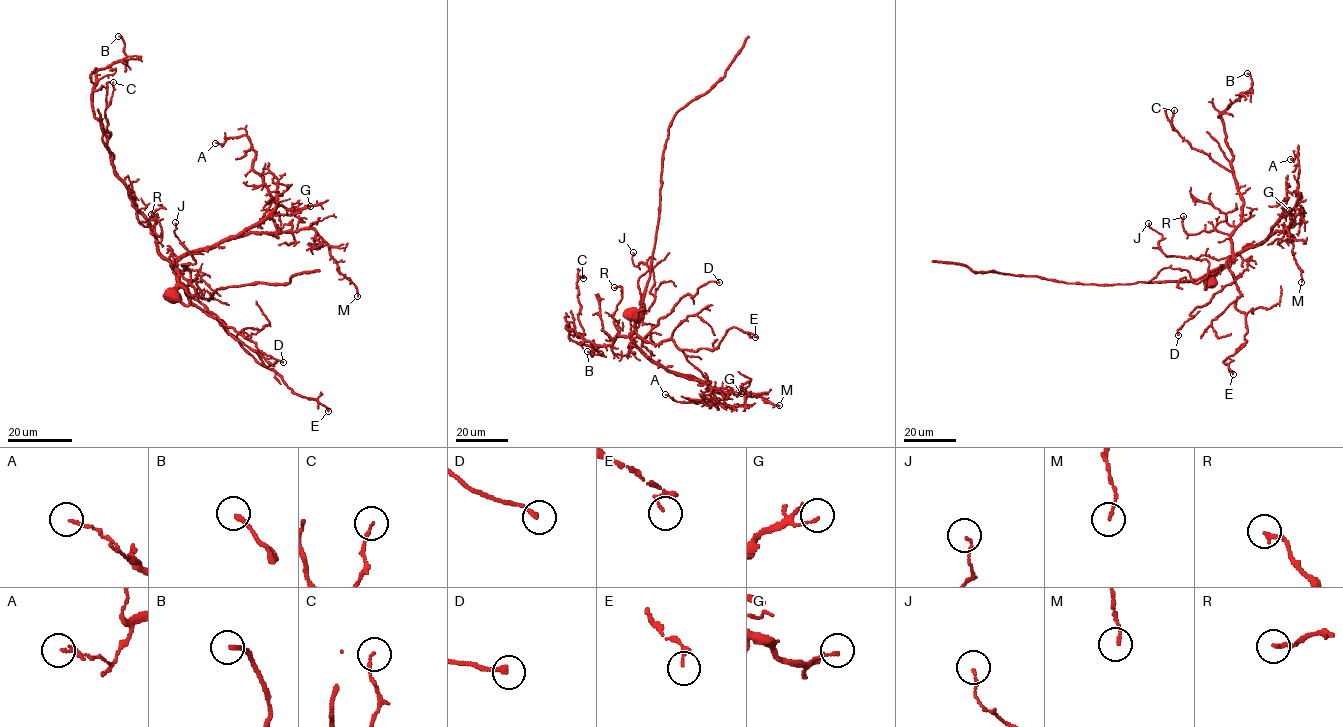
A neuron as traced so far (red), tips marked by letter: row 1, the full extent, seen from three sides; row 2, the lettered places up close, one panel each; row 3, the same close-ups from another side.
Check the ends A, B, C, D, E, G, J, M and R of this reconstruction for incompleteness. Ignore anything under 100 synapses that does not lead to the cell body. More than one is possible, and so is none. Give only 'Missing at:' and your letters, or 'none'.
Missing at: none

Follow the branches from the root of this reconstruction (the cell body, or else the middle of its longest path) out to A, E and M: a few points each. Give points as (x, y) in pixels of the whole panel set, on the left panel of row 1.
A: (172, 293), (181, 258), (239, 235), (276, 208), (252, 168), (250, 139), (215, 143)
E: (172, 293), (178, 278), (188, 298), (213, 316), (259, 363), (273, 369), (297, 394), (317, 400), (328, 411)
M: (172, 293), (177, 282), (173, 264), (189, 253), (245, 234), (310, 228), (328, 246), (357, 296)

